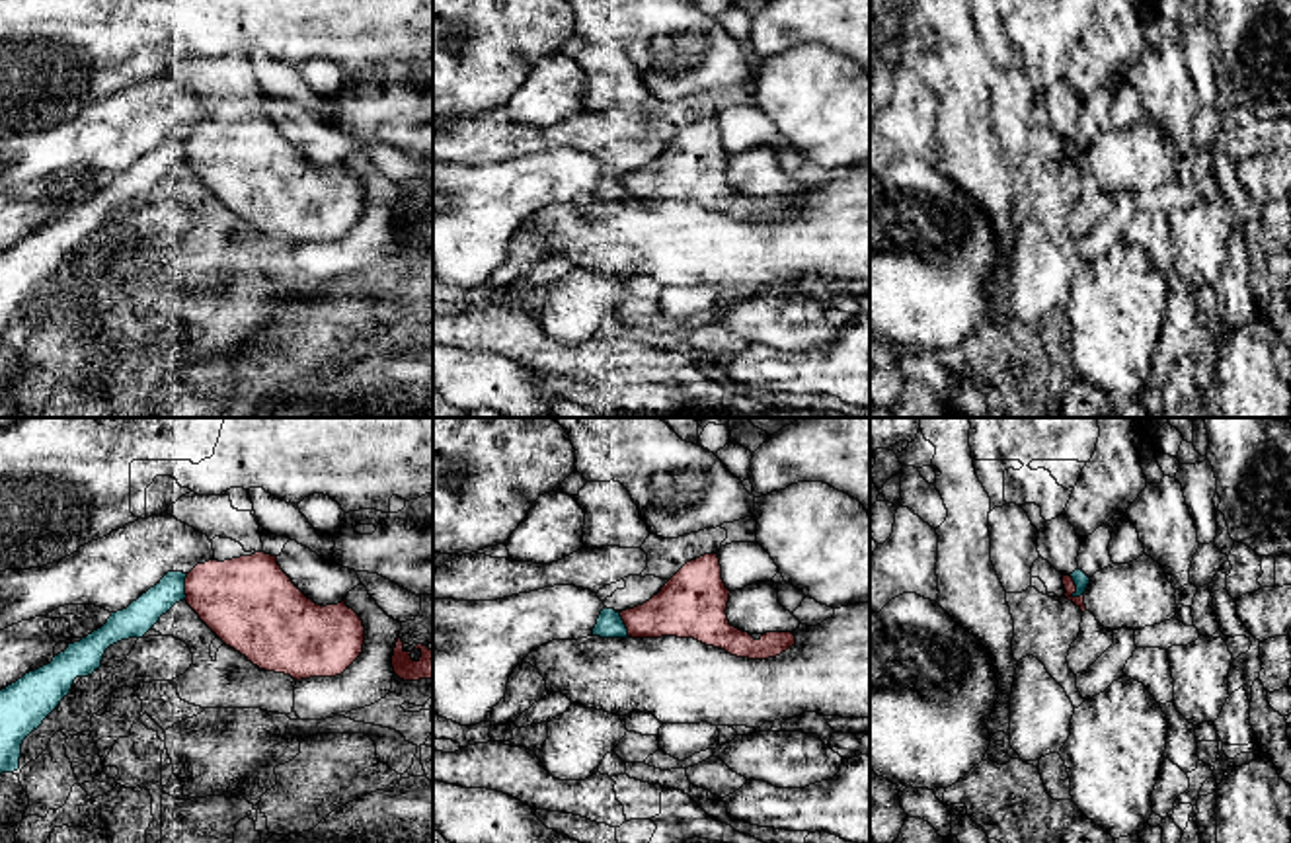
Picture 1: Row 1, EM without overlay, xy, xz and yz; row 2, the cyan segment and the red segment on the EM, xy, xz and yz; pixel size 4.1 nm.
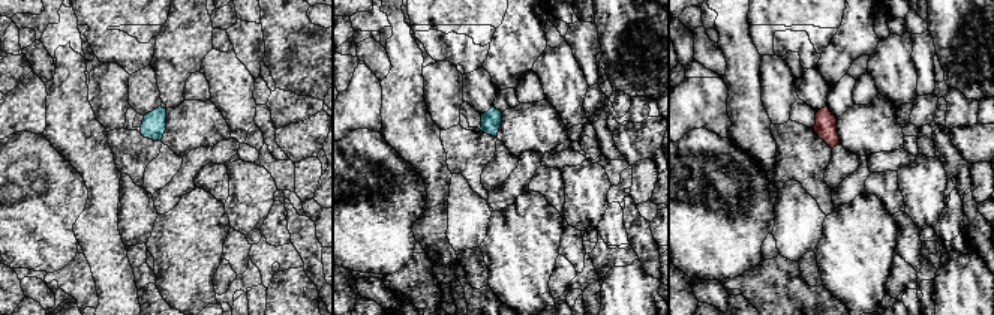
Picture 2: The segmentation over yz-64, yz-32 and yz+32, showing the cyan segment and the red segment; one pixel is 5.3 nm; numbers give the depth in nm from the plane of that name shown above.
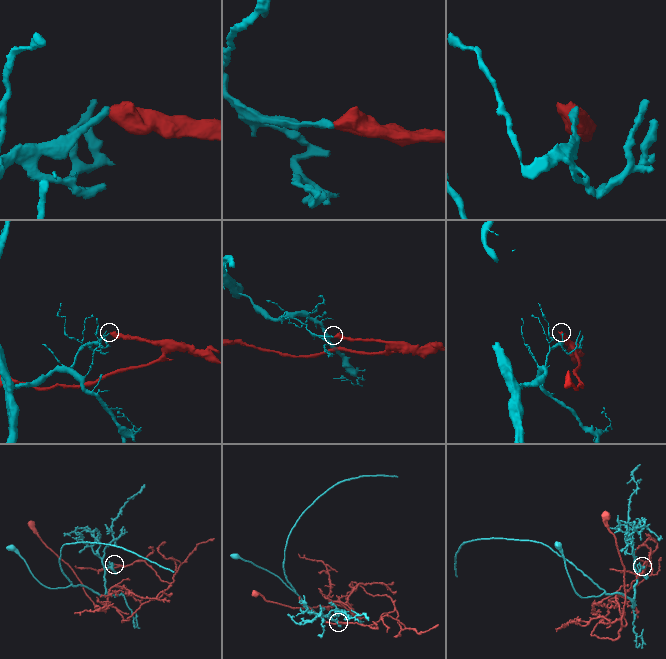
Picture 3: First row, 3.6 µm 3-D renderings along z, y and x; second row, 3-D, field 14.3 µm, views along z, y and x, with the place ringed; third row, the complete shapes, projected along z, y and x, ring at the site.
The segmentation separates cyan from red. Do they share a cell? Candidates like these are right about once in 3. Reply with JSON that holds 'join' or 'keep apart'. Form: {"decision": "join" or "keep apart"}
{"decision": "keep apart"}

